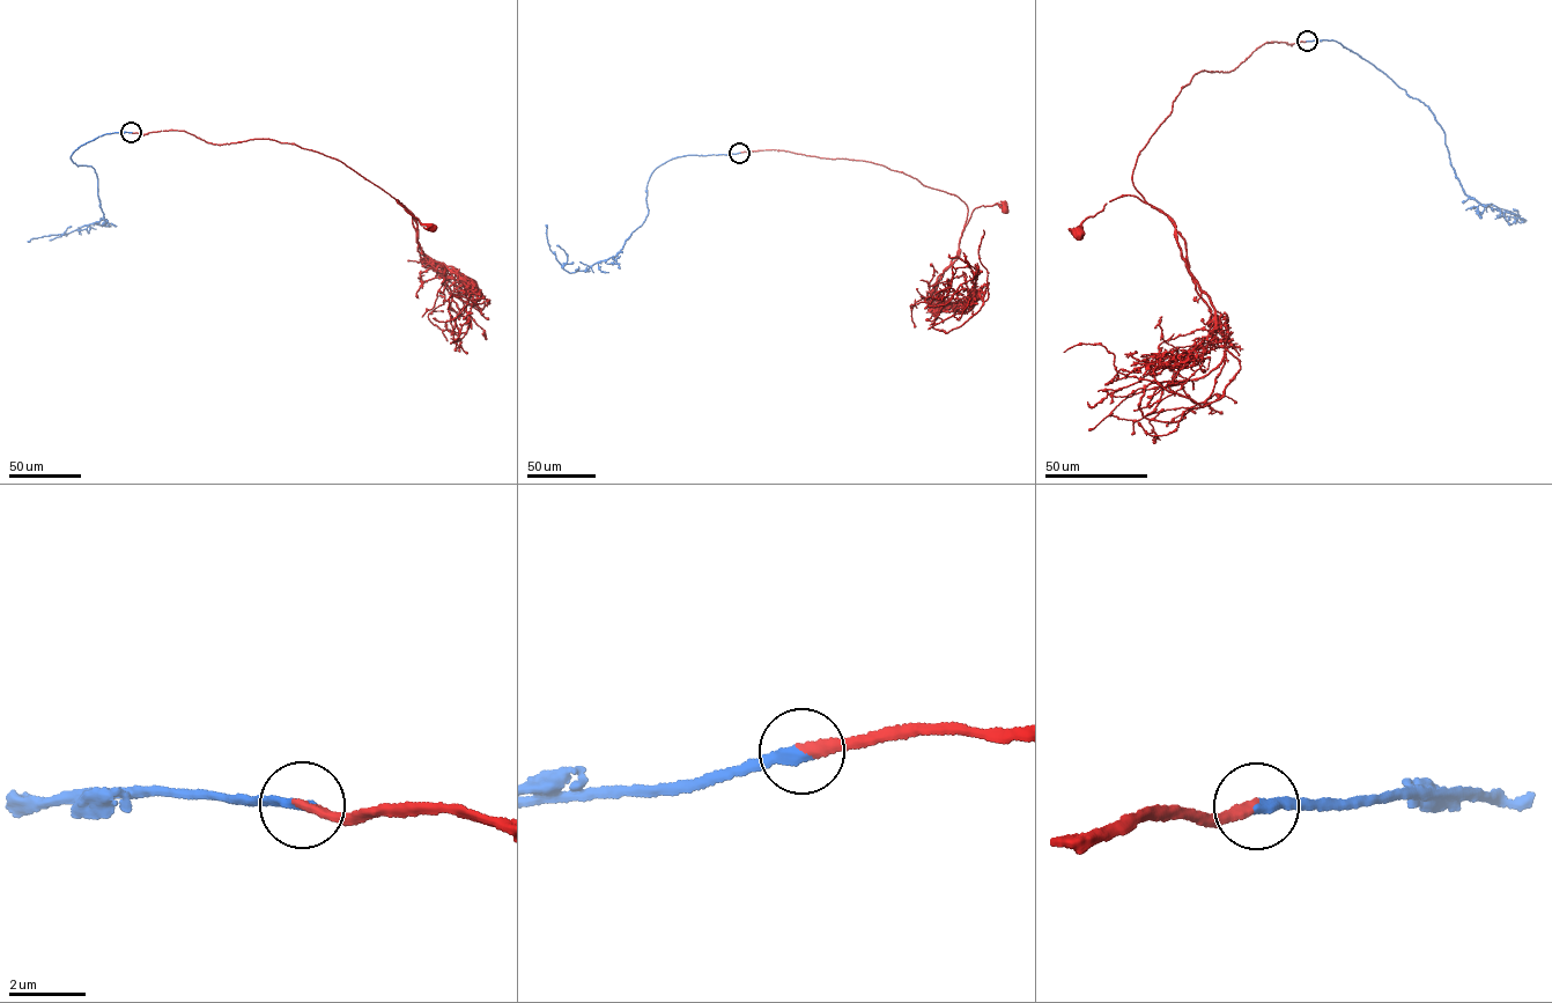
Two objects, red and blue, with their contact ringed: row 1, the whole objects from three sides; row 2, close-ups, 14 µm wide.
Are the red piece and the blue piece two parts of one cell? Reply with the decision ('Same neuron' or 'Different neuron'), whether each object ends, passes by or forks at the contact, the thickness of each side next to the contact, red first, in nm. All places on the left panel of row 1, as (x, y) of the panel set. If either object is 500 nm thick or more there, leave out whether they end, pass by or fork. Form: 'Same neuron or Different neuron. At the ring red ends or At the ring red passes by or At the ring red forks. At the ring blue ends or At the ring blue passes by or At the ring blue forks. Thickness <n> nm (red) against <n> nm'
Same neuron. At the ring red ends. At the ring blue ends. Thickness 240 nm (red) against 280 nm

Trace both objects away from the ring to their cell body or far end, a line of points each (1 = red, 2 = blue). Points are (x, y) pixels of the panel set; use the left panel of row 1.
1: (131, 132), (186, 131), (220, 145), (261, 138), (294, 144), (342, 162), (433, 228)
2: (131, 132), (98, 135), (71, 155), (73, 162), (94, 169), (103, 219), (68, 234), (28, 241)

